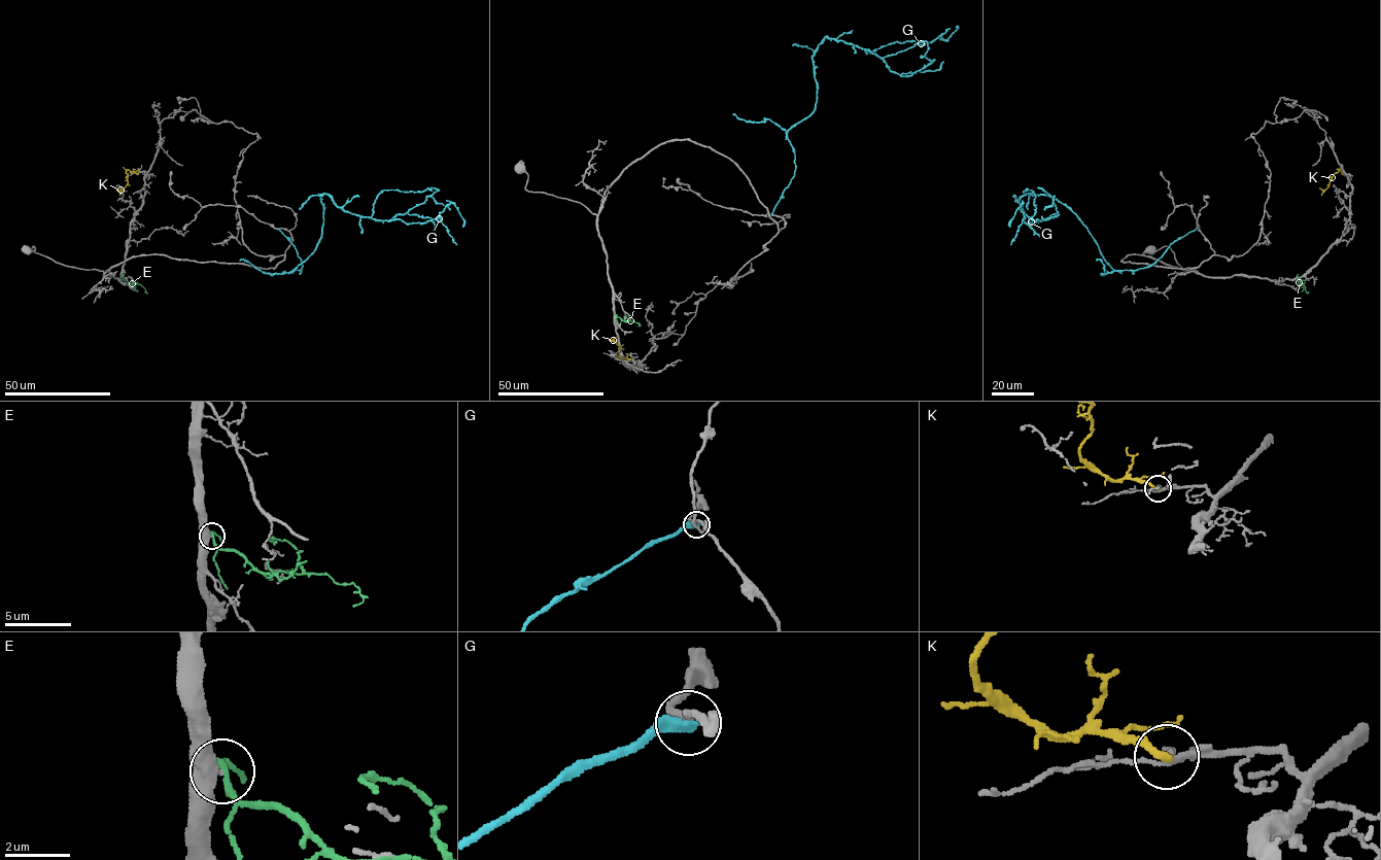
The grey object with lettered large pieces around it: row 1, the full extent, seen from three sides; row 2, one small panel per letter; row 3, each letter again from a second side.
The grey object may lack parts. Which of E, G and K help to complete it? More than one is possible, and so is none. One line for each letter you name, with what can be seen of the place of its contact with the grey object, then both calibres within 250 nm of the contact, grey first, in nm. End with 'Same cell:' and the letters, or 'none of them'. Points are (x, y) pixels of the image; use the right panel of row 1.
K: (1343, 174) | 160/280 nm
Same cell: K

